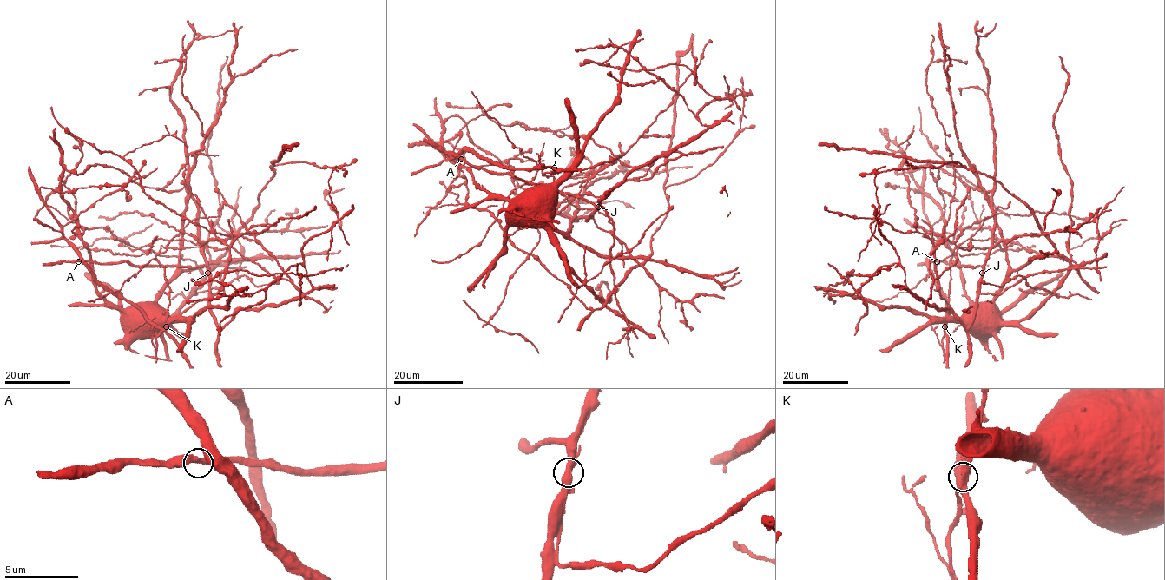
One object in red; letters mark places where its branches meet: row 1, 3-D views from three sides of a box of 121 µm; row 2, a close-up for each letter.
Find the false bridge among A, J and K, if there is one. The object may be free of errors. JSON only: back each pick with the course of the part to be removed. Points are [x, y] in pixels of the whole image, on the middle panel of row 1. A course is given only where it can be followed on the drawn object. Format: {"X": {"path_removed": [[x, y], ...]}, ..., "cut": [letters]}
{"K": {"path_removed": [[554, 168], [557, 172], [543, 174], [553, 176], [570, 203], [608, 216], [613, 236]]}, "cut": ["K"]}

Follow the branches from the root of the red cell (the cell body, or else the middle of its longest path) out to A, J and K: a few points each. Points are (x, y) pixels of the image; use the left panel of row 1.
A: (149, 315), (167, 320), (213, 268), (241, 260), (220, 273), (223, 294), (210, 292), (205, 266), (78, 261)
J: (149, 315), (167, 320), (213, 268), (241, 260), (240, 267), (220, 273), (223, 294), (210, 292), (208, 273)
K: (149, 315), (154, 325), (164, 325), (176, 319), (166, 326)

